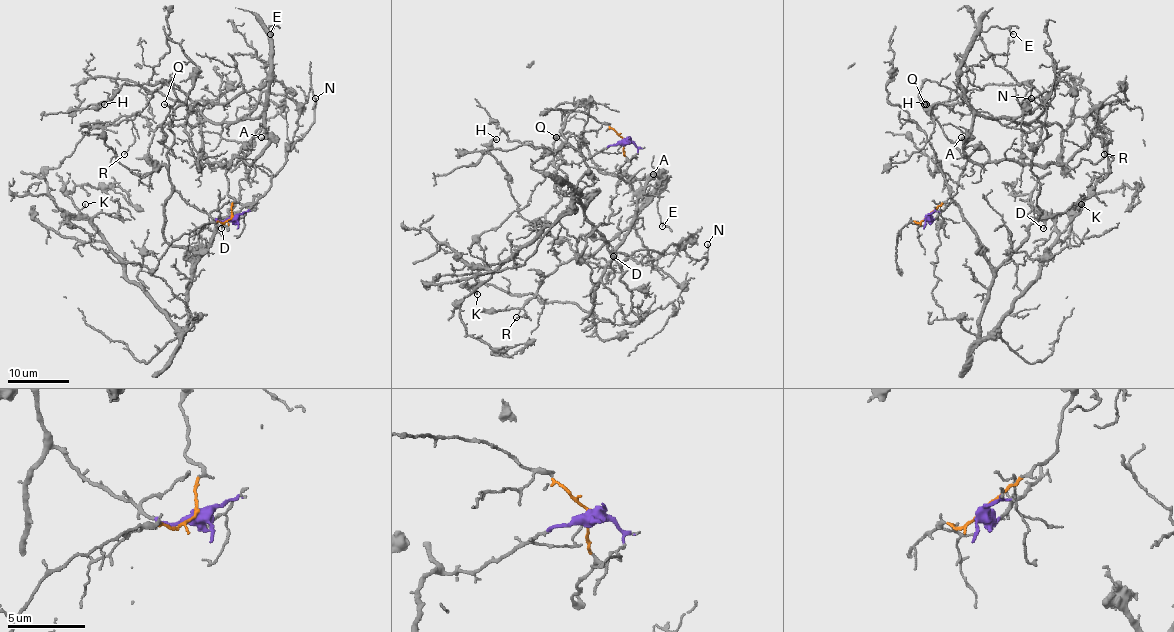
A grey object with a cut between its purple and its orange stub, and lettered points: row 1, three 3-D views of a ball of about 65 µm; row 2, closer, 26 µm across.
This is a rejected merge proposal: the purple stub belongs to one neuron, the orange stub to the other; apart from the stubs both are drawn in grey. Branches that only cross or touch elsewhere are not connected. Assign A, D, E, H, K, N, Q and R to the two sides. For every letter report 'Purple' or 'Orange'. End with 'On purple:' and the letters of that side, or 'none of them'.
A: Orange
D: Purple
E: Orange
H: Orange
K: Purple
N: Purple
Q: Orange
R: Orange
On purple: D, K, N

